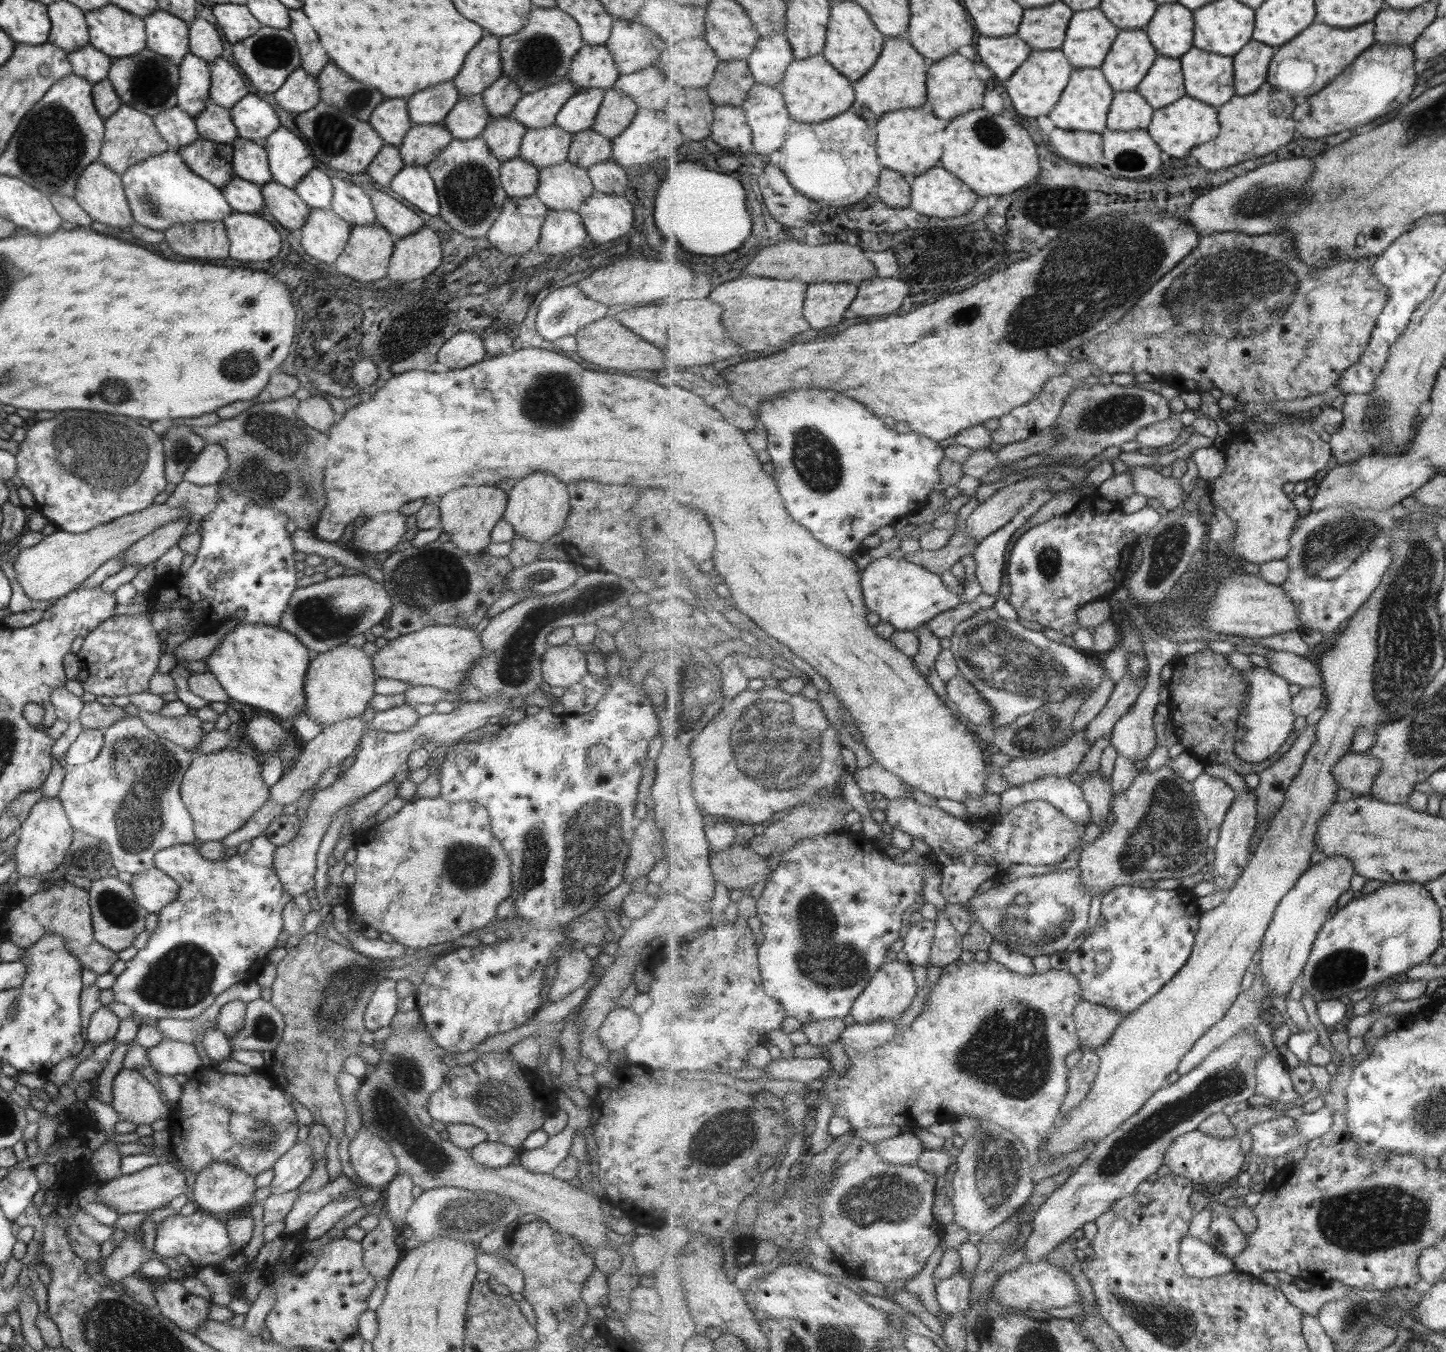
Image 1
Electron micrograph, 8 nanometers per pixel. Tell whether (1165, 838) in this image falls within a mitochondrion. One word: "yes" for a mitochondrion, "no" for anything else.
yes

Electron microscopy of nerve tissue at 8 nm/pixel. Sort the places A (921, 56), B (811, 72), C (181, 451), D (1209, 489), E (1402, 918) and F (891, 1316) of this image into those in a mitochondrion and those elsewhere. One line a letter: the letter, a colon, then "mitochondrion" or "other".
A: other
B: other
C: mitochondrion
D: other
E: other
F: other

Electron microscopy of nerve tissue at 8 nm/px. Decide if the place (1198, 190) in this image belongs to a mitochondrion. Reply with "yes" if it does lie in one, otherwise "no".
no

